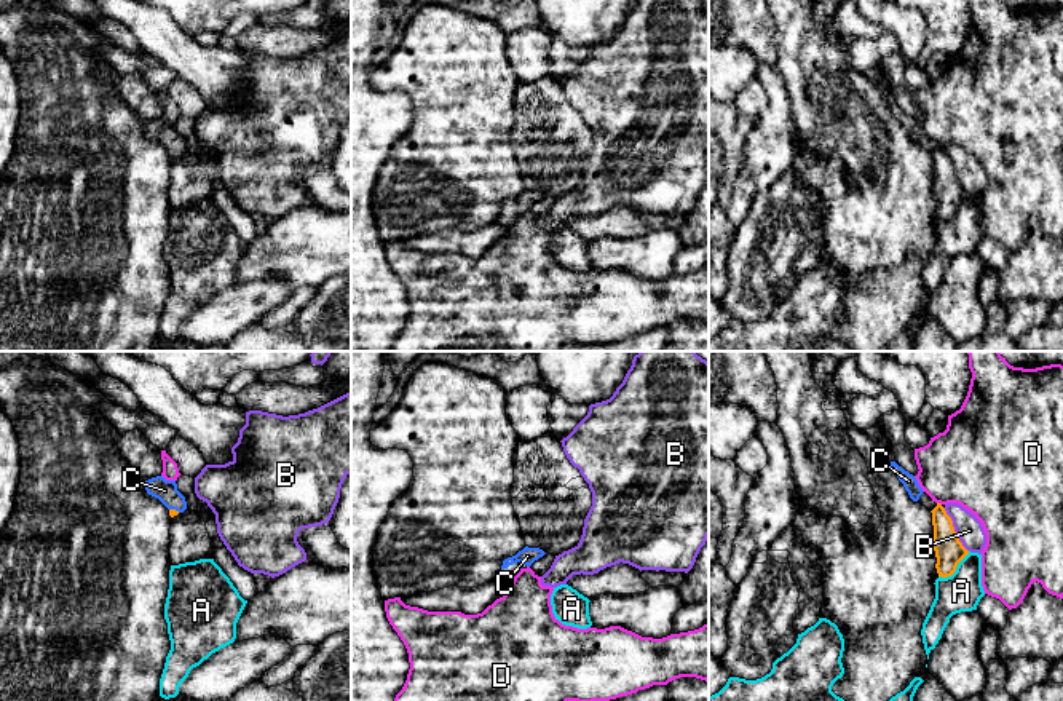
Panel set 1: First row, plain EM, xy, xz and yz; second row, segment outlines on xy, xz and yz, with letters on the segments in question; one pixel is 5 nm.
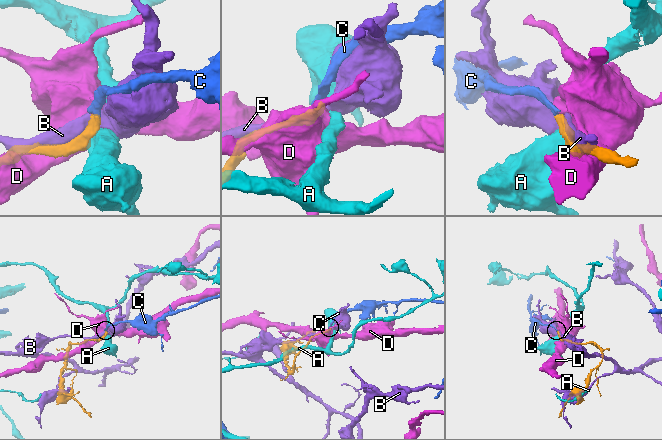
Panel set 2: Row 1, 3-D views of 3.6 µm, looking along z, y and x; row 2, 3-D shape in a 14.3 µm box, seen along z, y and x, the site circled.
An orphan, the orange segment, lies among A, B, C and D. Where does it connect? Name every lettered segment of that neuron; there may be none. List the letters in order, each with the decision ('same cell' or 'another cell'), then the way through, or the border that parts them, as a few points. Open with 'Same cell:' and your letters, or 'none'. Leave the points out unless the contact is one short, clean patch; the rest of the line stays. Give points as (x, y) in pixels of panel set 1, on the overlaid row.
Same cell: C
A: another cell; border along yz (969, 551), (950, 575), (939, 577)
B: another cell
C: same cell; runs through xy (173, 513), (174, 510), (174, 500), (165, 491)
D: another cell

